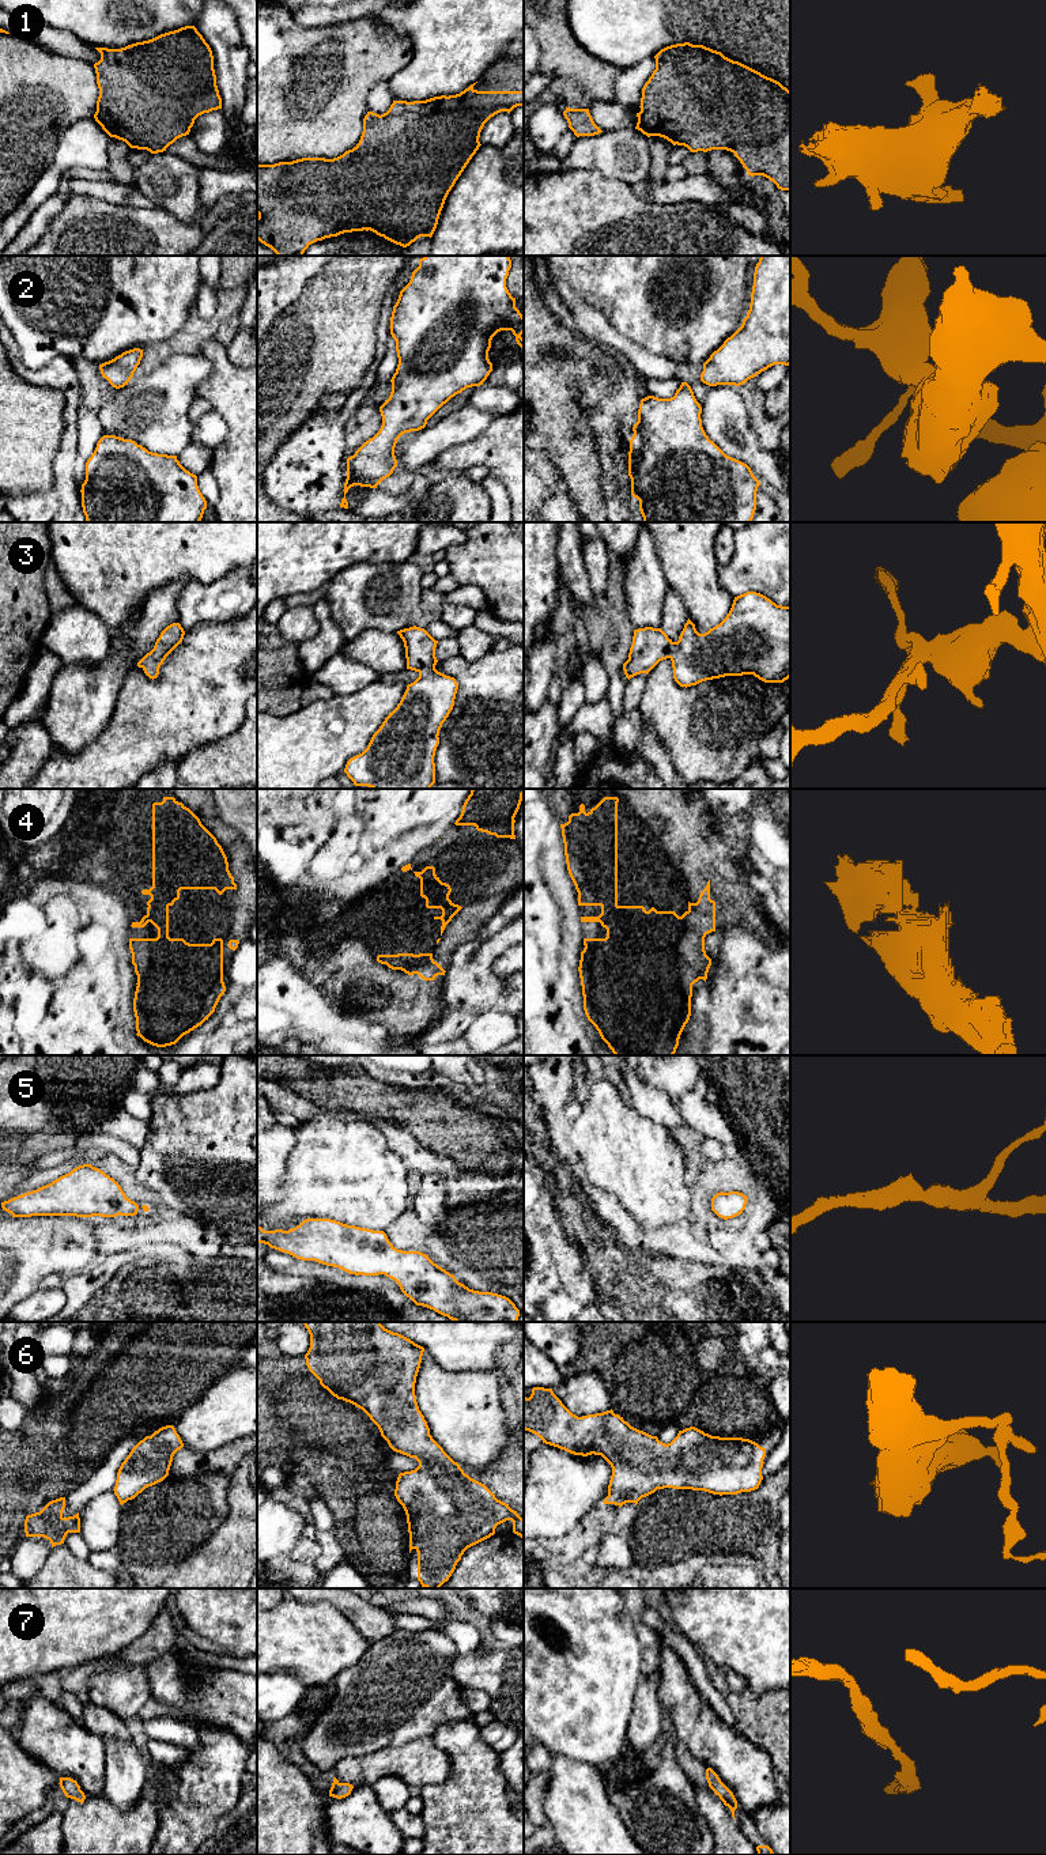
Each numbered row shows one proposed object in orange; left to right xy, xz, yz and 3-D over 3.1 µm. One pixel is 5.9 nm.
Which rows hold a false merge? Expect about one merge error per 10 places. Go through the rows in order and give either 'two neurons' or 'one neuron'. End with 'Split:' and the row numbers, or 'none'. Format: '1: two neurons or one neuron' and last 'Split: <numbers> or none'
1: one neuron
2: one neuron
3: one neuron
4: one neuron
5: one neuron
6: one neuron
7: one neuron
Split: none

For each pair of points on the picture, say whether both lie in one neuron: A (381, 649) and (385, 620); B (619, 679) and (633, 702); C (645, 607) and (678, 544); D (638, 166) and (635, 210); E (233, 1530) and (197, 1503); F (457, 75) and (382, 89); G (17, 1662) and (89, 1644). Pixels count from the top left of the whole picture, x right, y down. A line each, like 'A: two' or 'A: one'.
A: two
B: two
C: two
D: two
E: two
F: two
G: one

